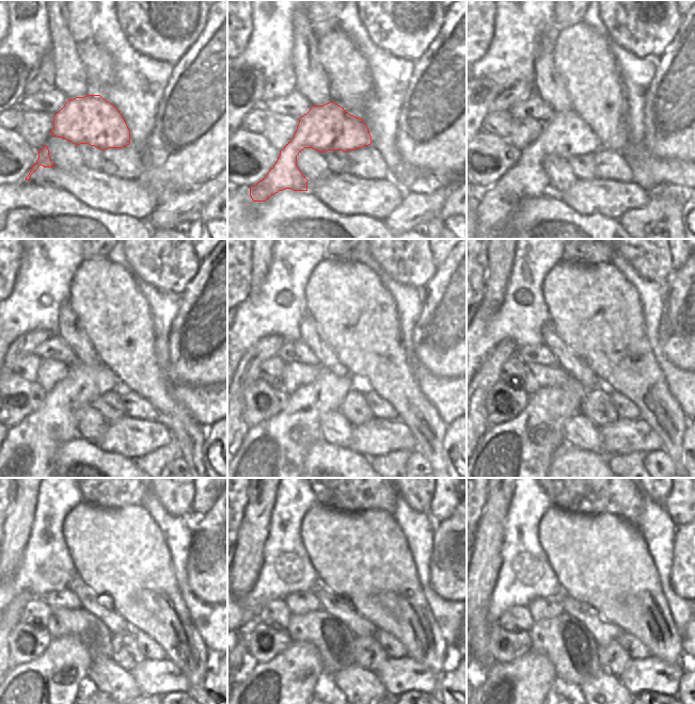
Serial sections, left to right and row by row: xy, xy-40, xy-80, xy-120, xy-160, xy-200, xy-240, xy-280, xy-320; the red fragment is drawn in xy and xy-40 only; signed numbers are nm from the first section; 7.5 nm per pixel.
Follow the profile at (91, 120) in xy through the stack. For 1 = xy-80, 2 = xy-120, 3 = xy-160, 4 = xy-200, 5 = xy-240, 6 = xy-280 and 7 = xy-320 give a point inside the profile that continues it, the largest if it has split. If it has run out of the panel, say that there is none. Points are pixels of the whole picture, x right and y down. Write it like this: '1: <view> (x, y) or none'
1: xy-80 (566, 134)
2: xy-120 (27, 456)
3: xy-160 (271, 456)
4: xy-200 (515, 456)
5: xy-240 (38, 694)
6: xy-280 (274, 694)
7: xy-320 (508, 694)

